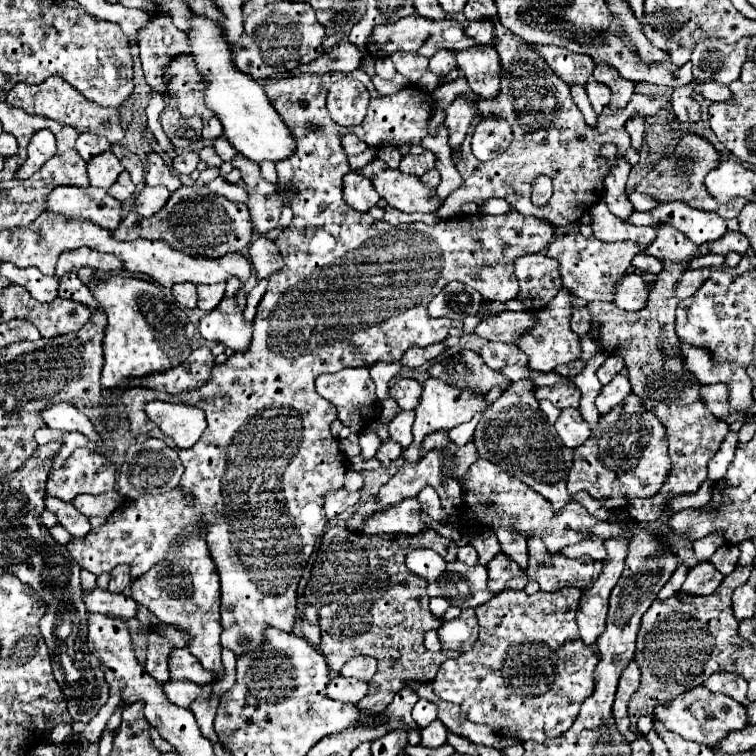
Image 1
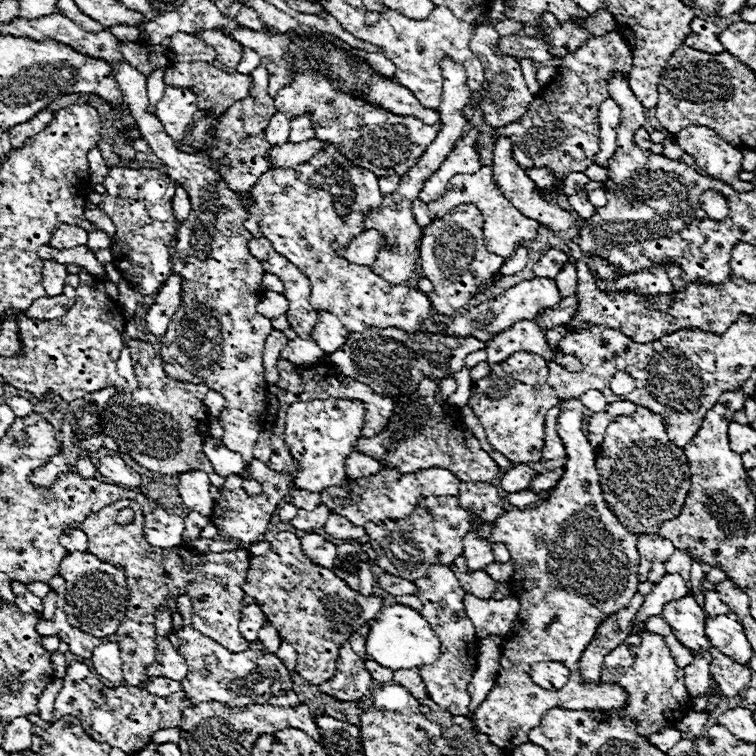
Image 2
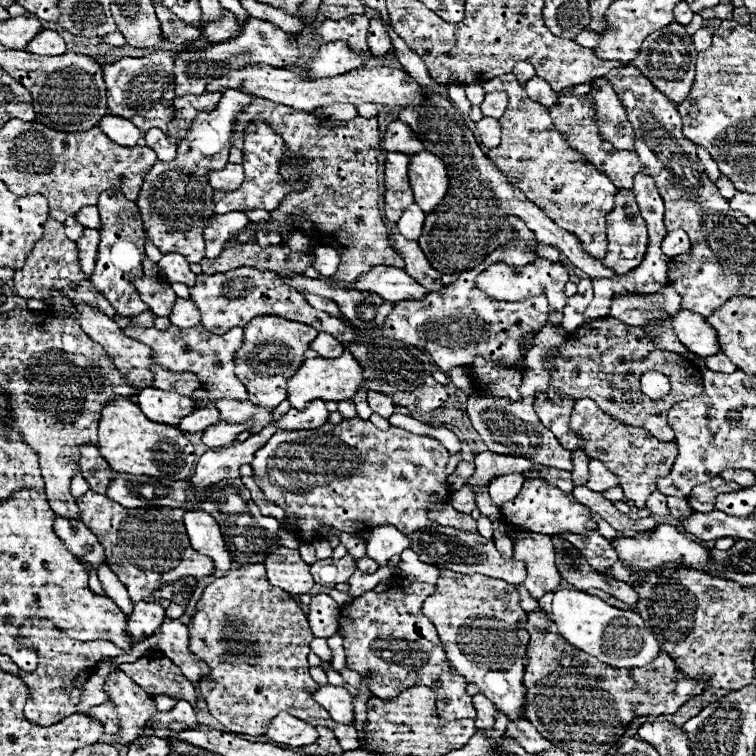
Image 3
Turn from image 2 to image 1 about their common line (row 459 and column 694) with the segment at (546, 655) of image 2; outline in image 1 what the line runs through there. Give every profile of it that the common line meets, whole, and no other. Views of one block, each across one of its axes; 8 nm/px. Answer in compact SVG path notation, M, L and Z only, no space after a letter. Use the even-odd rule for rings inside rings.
M698 562L694 568L690 568L682 592L702 596L702 594L712 594L721 584L724 575L718 570L714 570L712 562Z

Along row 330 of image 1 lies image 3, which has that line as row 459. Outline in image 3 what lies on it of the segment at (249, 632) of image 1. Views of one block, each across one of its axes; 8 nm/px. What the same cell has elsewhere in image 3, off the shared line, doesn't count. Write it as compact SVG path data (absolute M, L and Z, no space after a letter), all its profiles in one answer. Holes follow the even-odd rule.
M346 418L340 424L324 424L316 430L328 430L306 436L302 430L298 432L276 432L256 454L252 462L254 480L260 490L266 494L266 500L284 508L286 514L292 514L298 520L316 520L316 522L298 522L302 534L300 544L310 544L316 538L320 526L330 526L348 534L356 534L362 528L370 530L378 524L394 524L400 532L410 534L418 528L426 528L432 524L428 520L426 510L436 504L446 504L448 484L446 484L446 464L448 450L434 438L418 436L406 432L402 428L392 426L390 430L378 430L370 420ZM344 440L344 442L342 442ZM346 440L354 440L354 444L346 444ZM444 492L444 494L440 494Z

